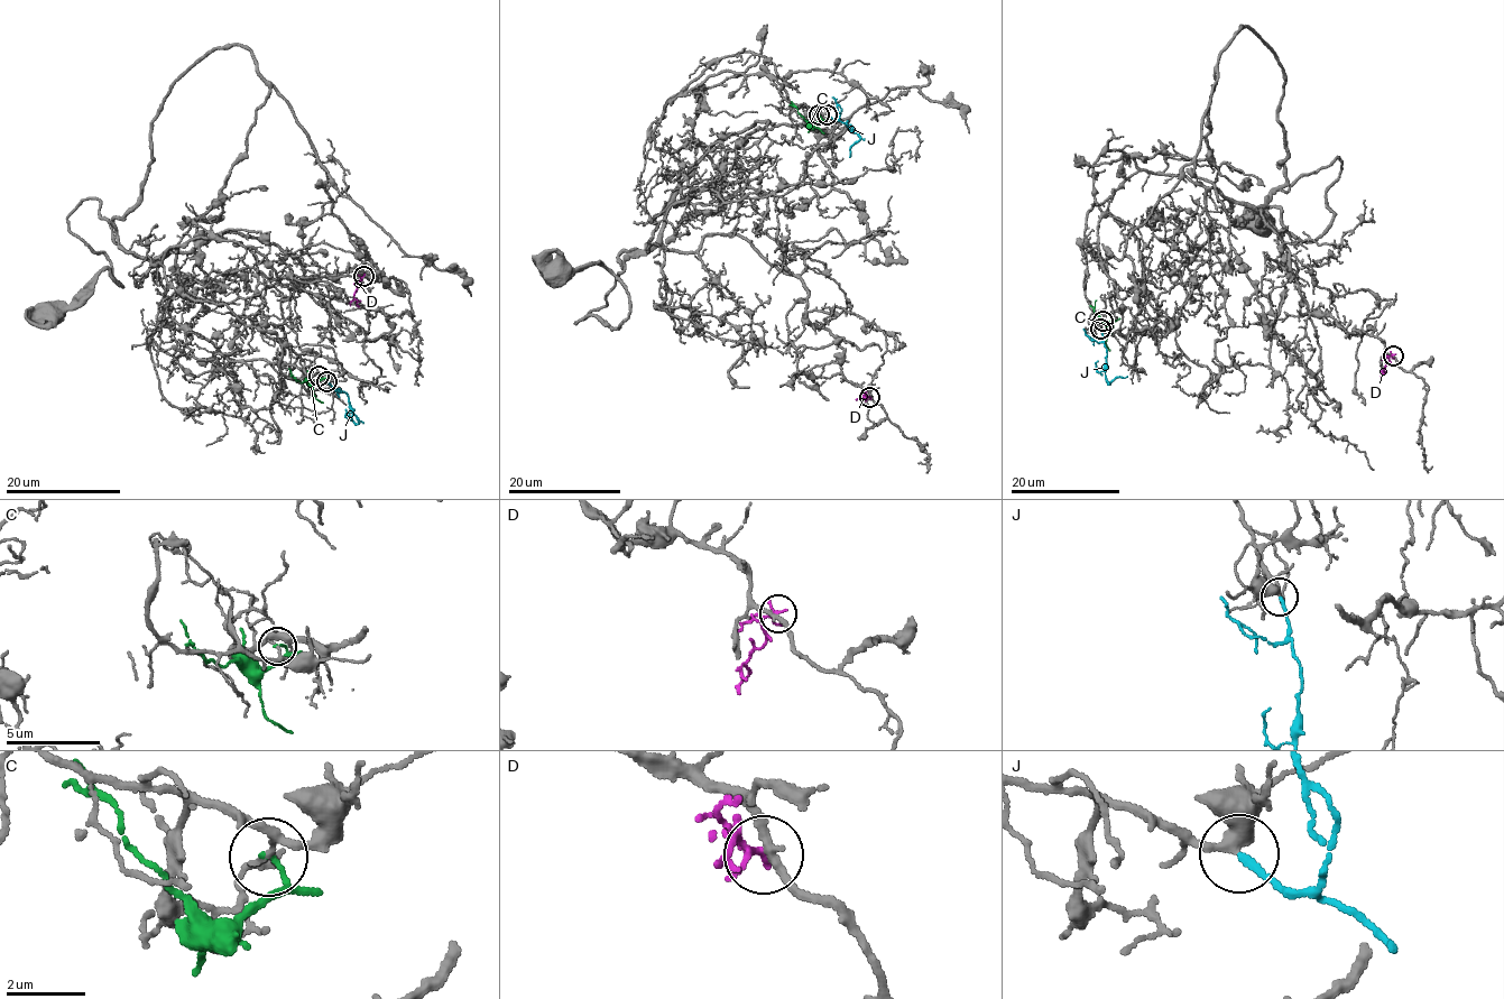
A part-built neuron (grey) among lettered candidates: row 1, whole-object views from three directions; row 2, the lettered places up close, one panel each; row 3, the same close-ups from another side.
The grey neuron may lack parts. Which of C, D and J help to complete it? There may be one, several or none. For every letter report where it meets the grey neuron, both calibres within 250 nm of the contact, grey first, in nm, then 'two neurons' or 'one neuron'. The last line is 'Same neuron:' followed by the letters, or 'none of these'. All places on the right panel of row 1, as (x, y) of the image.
C: meets grey at (1103, 321); 130 nm thick on the grey side, 100 nm on the other; two neurons
D: meets grey at (1393, 355); 240 nm thick on the grey side, 100 nm on the other; two neurons
J: meets grey at (1100, 329); 360 nm thick on the grey side, 180 nm on the other; one neuron
Same neuron: J

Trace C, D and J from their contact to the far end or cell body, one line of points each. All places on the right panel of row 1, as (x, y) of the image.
C: (1103, 321), (1094, 312), (1096, 299)
D: (1393, 355), (1389, 357), (1381, 379)
J: (1100, 329), (1107, 353), (1106, 381), (1127, 376)

